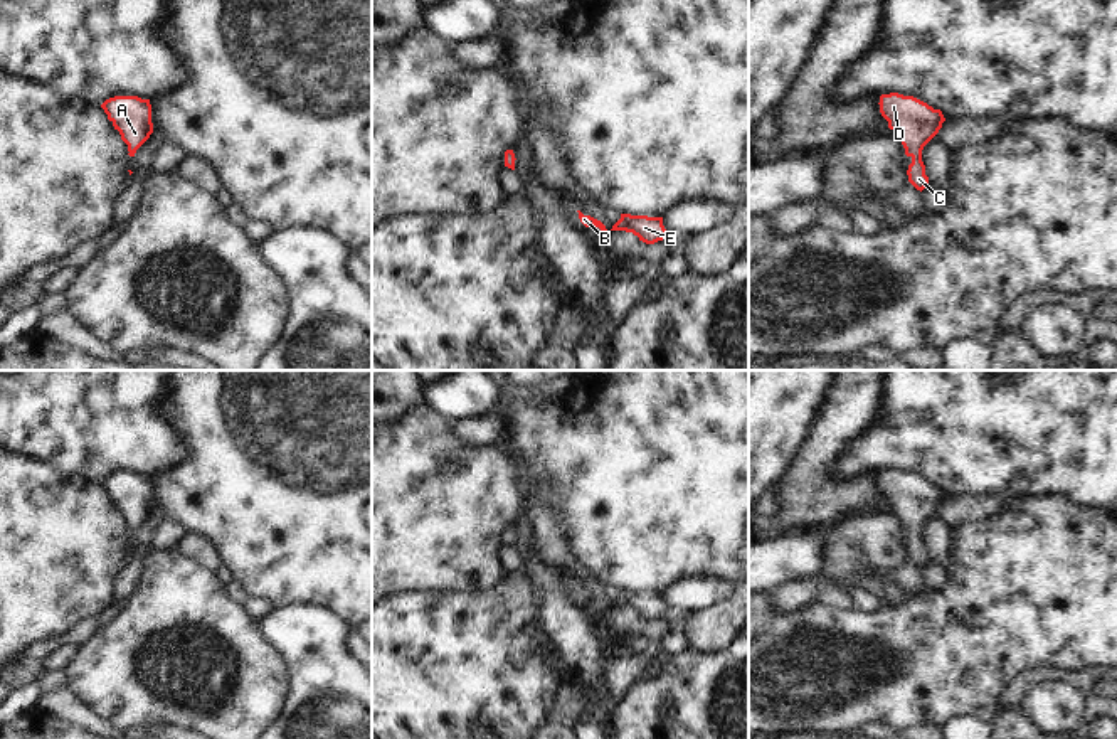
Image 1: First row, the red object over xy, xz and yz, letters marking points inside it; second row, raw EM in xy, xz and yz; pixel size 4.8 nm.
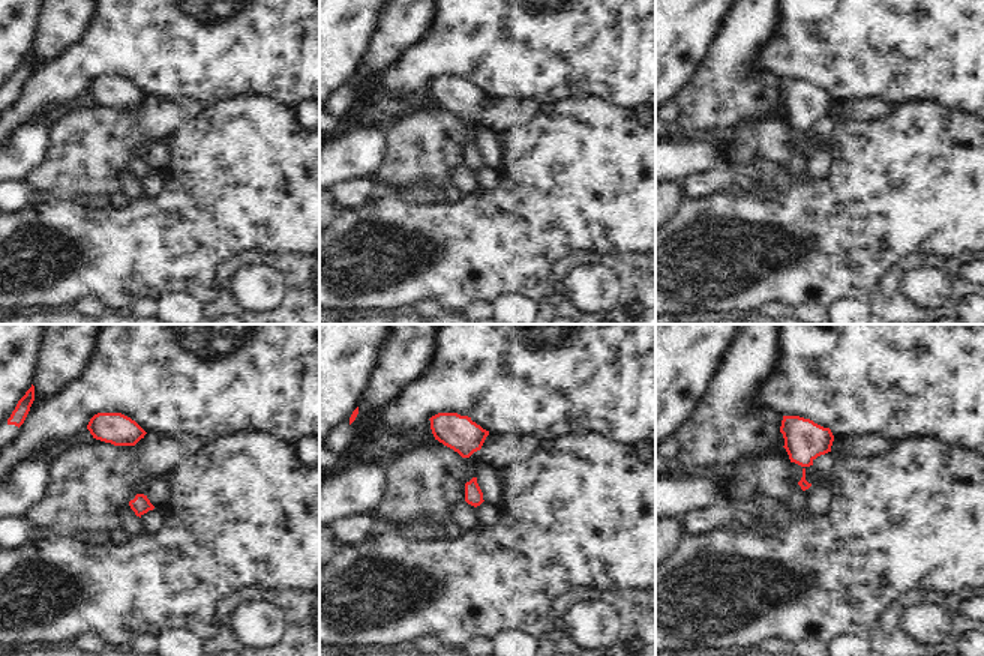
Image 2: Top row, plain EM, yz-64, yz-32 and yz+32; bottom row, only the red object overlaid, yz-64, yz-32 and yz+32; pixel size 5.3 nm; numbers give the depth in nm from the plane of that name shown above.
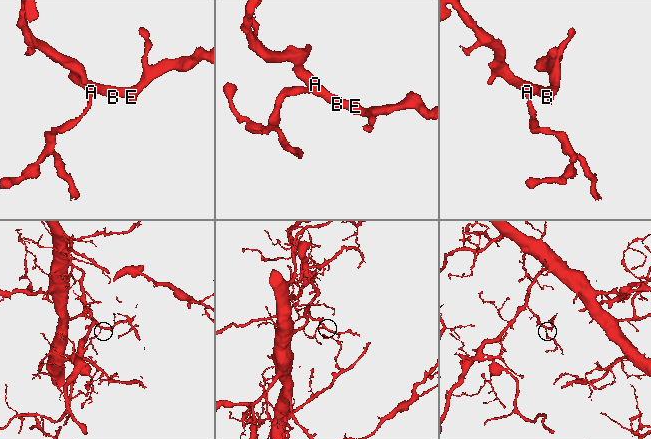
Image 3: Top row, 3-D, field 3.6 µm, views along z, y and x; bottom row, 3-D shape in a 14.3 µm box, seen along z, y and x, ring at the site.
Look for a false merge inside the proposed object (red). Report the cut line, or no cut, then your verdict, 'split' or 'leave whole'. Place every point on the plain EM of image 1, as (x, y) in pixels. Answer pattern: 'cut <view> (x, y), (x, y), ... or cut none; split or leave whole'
cut none; leave whole

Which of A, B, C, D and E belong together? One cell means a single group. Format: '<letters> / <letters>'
A B C D E

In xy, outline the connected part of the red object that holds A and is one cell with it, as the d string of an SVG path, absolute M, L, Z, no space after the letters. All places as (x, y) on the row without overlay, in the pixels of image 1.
M114 473L106 476L101 485L108 492L121 517L128 522L128 532L135 534L136 527L153 510L150 476L138 473Z

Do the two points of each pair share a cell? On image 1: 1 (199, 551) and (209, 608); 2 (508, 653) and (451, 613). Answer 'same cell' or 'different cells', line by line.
1: different cells
2: same cell

